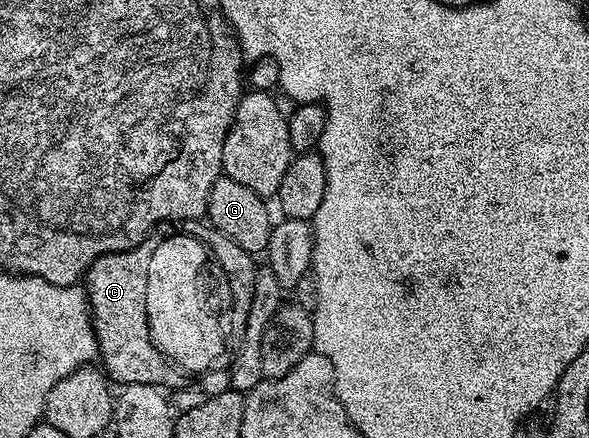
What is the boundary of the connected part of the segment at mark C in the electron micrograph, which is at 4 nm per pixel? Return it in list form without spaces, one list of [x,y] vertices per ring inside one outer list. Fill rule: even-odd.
[[[148,238],[134,245],[131,252],[104,254],[90,263],[84,277],[84,291],[94,321],[94,337],[98,339],[100,364],[103,364],[105,375],[118,386],[148,383],[178,388],[184,379],[183,373],[159,352],[150,336],[146,313],[148,262],[152,262],[157,245],[157,239]]]

